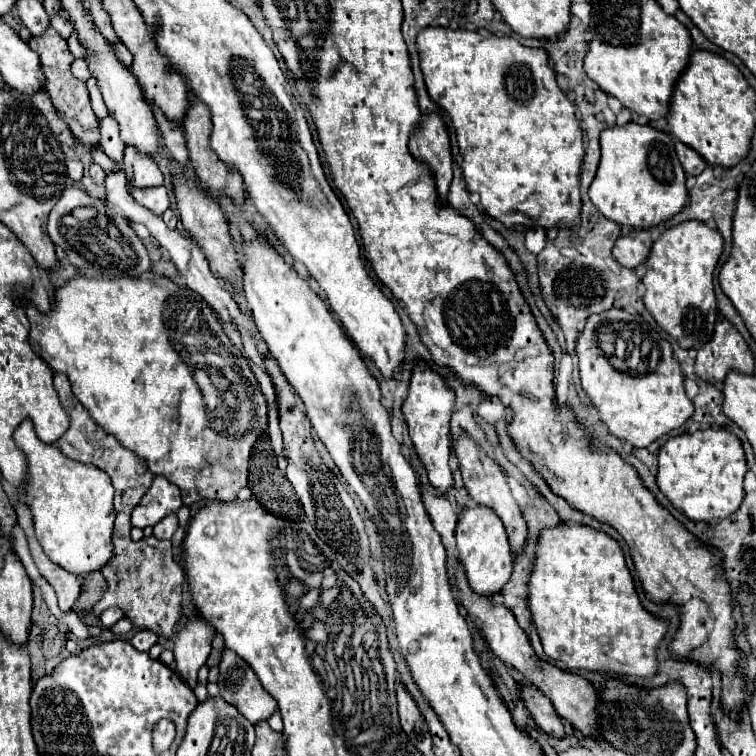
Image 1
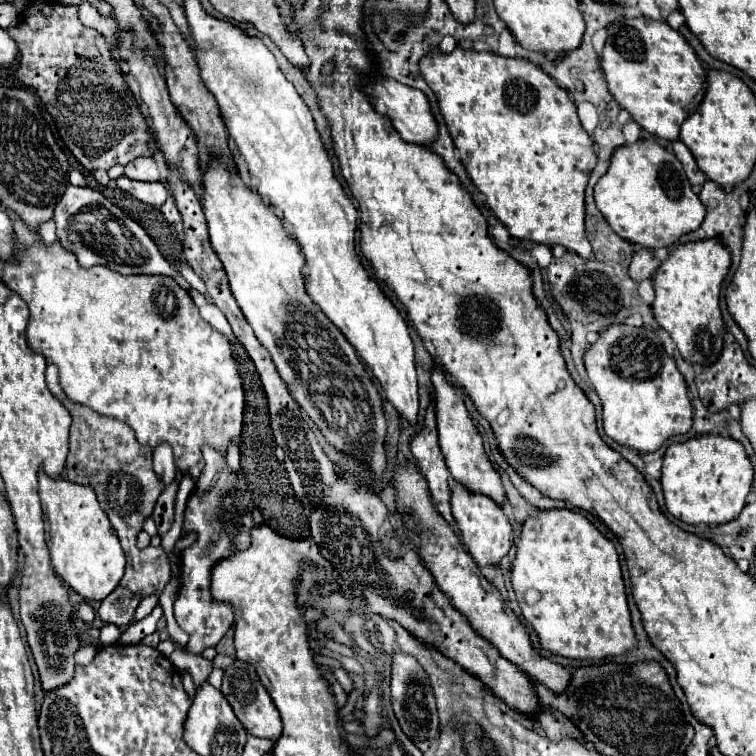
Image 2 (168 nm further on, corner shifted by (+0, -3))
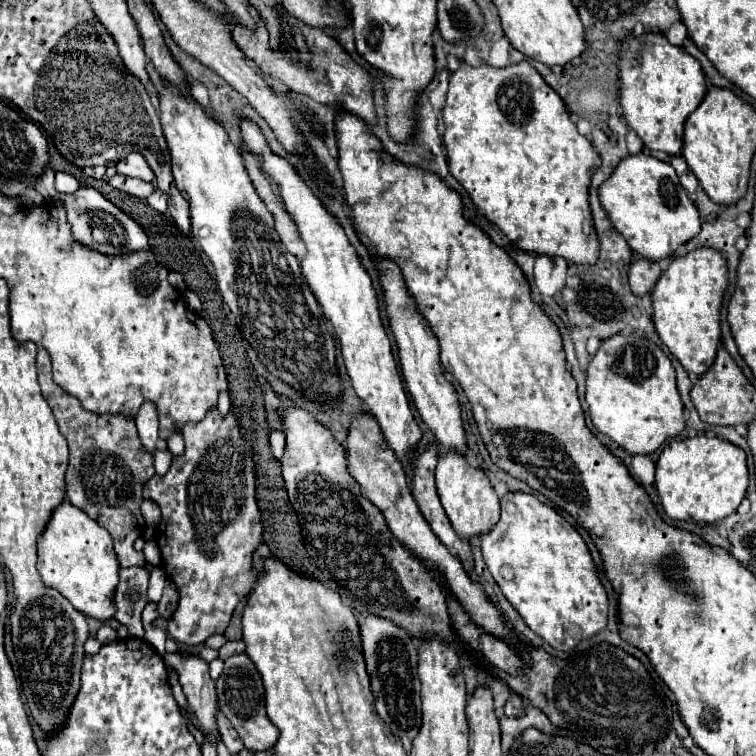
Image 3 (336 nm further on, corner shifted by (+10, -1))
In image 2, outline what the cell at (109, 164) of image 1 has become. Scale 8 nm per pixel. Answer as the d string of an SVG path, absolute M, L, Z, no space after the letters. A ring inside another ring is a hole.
M120 176L120 178L116 178L116 186L122 192L130 194L132 198L136 198L148 206L154 206L154 208L162 206L168 198L168 190L162 182L136 182L126 176Z

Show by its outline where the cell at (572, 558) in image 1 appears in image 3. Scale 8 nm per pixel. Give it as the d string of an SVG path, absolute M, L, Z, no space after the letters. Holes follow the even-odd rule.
M508 492L502 498L500 520L478 542L506 600L554 650L570 652L578 642L606 628L608 598L586 542L574 526L534 494Z

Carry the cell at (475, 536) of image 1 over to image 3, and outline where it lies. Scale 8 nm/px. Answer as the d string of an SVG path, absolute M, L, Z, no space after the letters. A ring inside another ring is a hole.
M448 450L440 456L436 466L436 488L454 530L466 540L488 532L500 518L500 498L494 492L488 476L482 468L472 466L466 456L456 450Z

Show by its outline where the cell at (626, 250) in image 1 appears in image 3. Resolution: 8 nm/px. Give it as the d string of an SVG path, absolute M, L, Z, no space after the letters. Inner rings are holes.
M638 260L630 266L630 288L636 296L644 296L648 292L652 292L654 284L658 282L662 270L658 266L658 262L652 260Z

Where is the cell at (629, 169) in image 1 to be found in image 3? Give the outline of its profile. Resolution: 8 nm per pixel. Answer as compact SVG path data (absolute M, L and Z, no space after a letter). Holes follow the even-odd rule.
M648 154L624 158L600 188L600 202L614 228L624 236L632 252L648 260L672 258L678 246L700 232L700 218L688 192L678 182L674 168Z

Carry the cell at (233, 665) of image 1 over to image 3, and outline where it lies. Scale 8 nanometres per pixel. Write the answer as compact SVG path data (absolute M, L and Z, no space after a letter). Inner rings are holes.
M236 654L226 660L222 676L216 680L216 694L218 694L218 706L226 714L226 718L232 722L236 732L240 734L244 746L250 752L266 752L274 748L278 740L278 728L270 724L266 716L266 702L264 702L264 684L254 668L254 662L246 654Z

